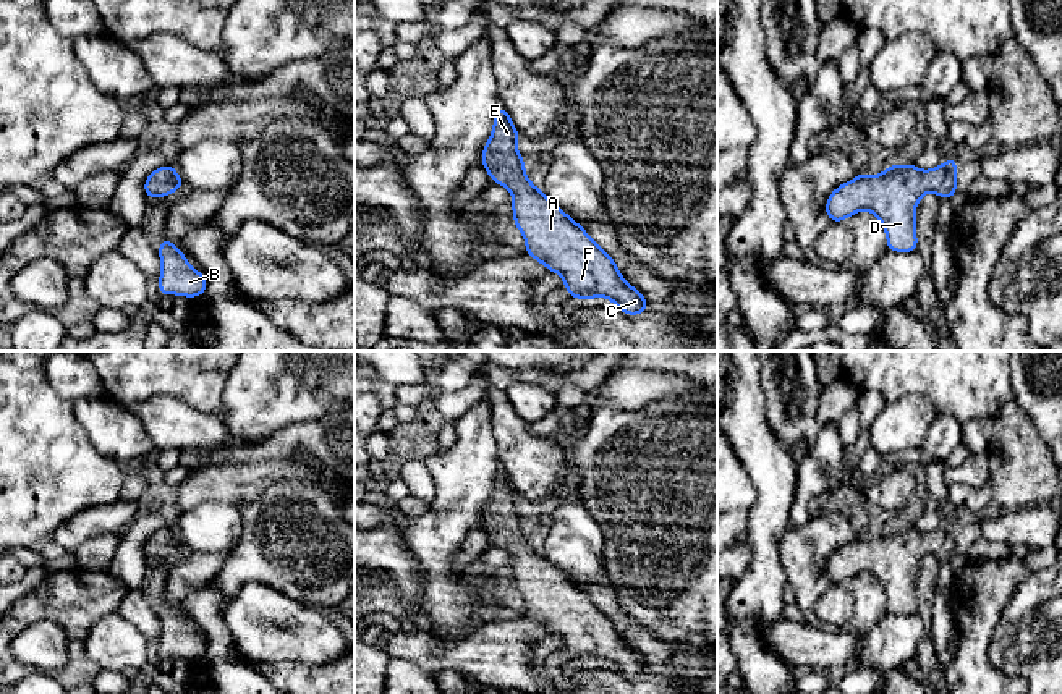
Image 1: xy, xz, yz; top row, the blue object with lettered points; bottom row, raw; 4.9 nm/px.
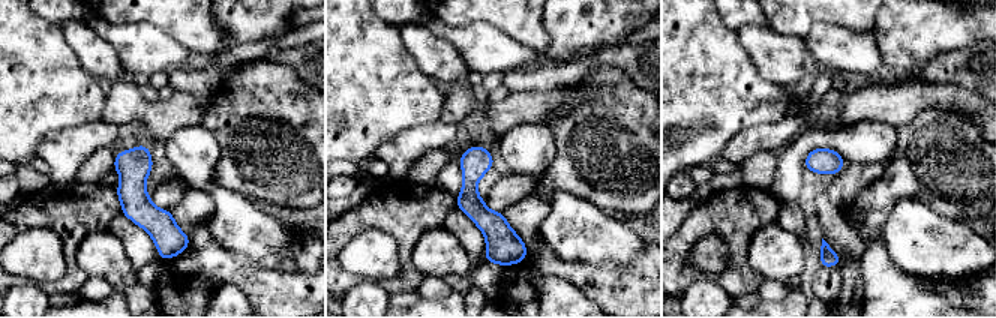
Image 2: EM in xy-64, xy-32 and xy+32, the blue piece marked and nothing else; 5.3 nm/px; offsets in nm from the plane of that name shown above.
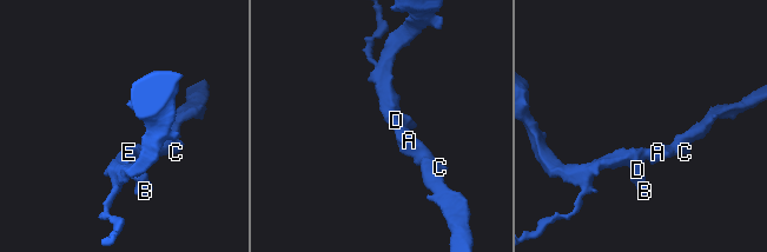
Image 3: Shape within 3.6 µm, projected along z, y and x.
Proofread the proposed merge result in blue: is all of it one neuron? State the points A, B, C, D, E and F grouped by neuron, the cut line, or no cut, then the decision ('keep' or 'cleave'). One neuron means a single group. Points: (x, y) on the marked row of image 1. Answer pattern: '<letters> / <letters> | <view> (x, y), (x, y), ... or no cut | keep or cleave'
A B C D E F | no cut | keep

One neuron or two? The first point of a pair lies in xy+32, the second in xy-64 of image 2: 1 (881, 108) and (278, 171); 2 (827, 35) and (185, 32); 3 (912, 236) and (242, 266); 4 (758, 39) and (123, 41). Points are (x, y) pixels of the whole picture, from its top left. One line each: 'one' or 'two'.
1: two
2: two
3: two
4: two

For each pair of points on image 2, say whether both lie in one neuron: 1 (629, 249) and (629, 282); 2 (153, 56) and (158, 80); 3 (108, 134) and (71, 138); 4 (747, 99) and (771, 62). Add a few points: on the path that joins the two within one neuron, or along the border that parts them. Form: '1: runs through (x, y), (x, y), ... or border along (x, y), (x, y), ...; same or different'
1: border along (645, 246), (629, 263), (603, 261), (594, 264); different
2: border along (168, 71), (155, 71), (149, 75); different
3: runs through (99, 135), (80, 138); same
4: border along (741, 47), (755, 69), (782, 87); different

